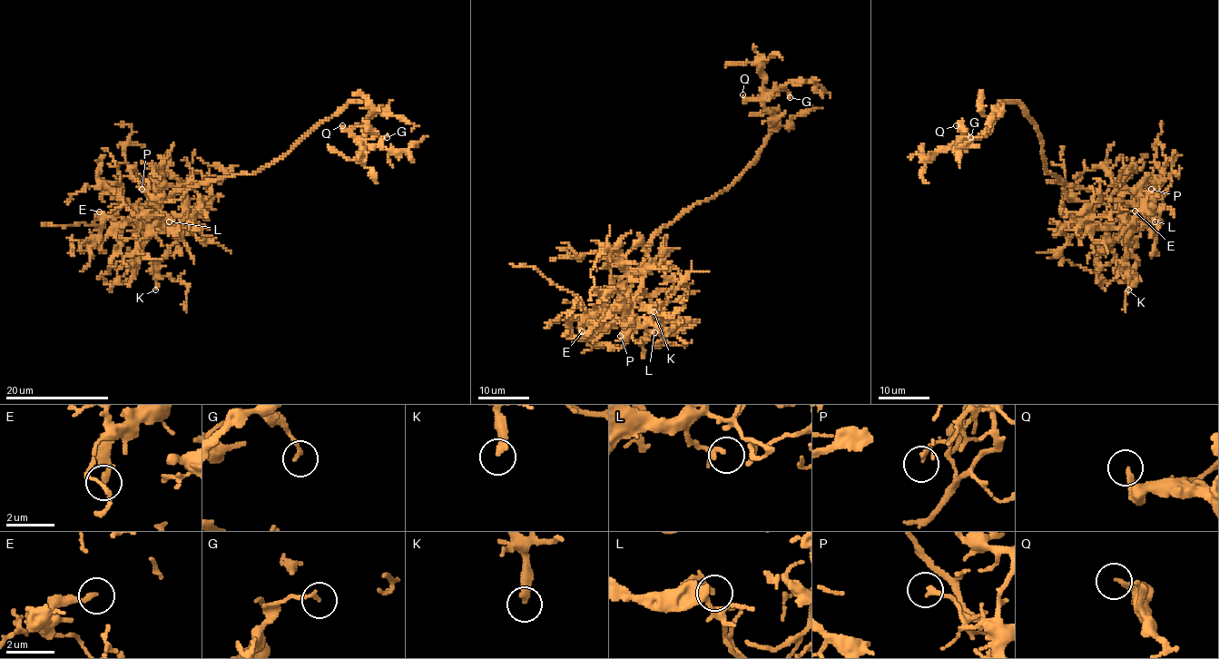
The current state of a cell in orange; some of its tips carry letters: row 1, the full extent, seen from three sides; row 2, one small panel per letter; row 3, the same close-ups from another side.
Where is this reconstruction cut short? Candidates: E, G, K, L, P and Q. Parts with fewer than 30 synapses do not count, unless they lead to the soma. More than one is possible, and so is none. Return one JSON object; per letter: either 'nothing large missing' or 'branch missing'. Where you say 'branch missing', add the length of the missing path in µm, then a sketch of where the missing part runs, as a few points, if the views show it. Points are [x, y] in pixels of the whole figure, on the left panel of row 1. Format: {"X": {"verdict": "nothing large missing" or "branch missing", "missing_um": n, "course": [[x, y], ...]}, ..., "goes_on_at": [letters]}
{"E": {"verdict": "nothing large missing"}, "G": {"verdict": "nothing large missing"}, "K": {"verdict": "nothing large missing"}, "L": {"verdict": "nothing large missing"}, "P": {"verdict": "nothing large missing"}, "Q": {"verdict": "nothing large missing"}, "goes_on_at": []}

